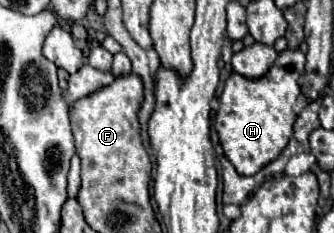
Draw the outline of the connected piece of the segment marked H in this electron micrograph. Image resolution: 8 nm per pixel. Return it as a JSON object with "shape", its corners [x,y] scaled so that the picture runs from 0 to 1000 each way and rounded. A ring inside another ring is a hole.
{"shape":[[[898,215],[838,223],[802,318],[784,335],[737,335],[707,309],[677,343],[671,386],[653,421],[653,489],[641,549],[653,567],[671,661],[701,704],[713,747],[754,755],[814,695],[862,618],[874,541],[886,515],[880,446],[898,412],[898,326],[910,318],[916,240]]]}

